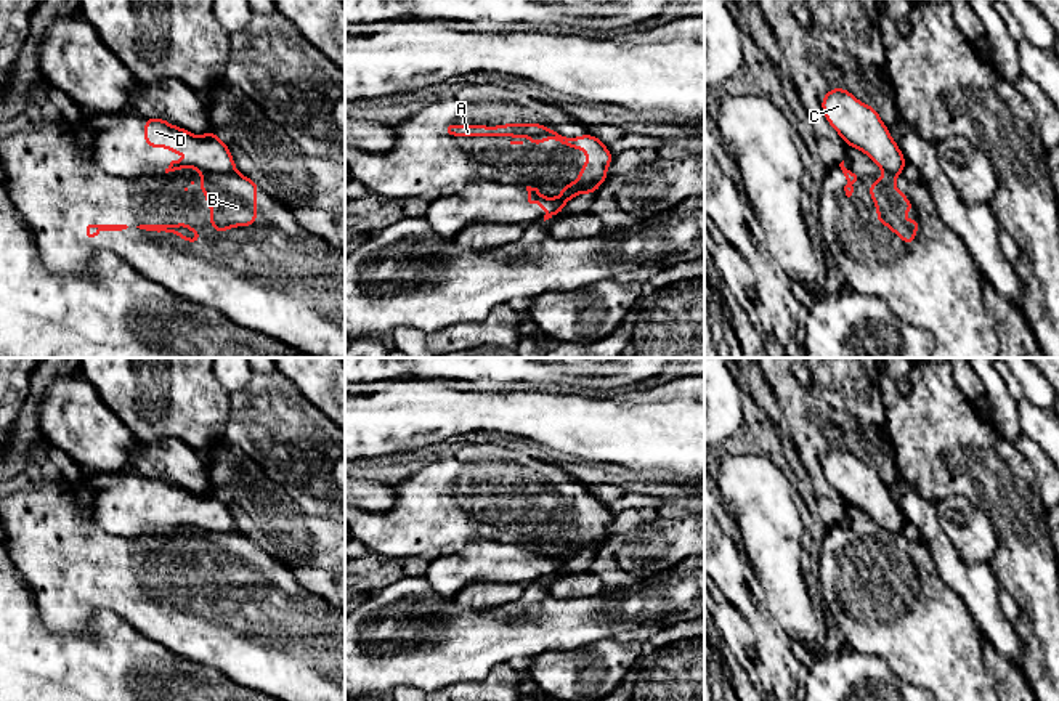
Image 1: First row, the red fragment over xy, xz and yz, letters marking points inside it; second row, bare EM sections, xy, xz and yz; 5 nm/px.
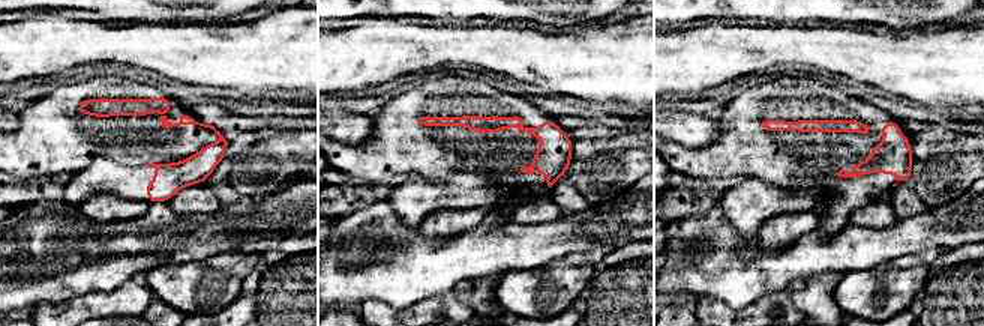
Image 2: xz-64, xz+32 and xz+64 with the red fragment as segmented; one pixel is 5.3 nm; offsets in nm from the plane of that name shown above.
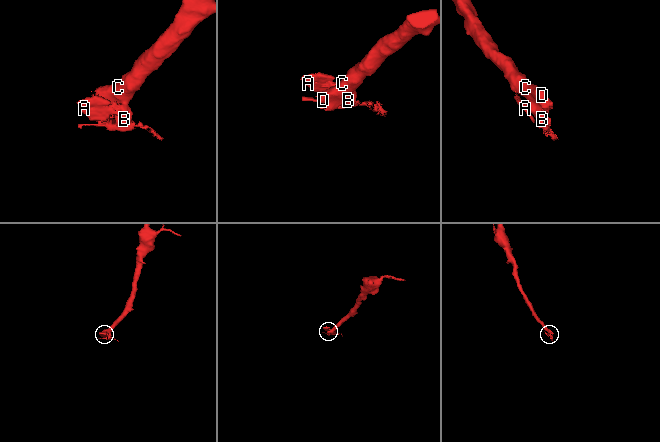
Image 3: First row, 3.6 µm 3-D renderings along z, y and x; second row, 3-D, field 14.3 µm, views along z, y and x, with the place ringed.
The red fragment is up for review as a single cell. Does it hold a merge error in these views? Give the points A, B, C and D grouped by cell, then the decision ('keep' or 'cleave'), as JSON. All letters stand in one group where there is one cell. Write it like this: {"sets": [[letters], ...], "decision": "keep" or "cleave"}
{"sets": [["A", "B"], ["C", "D"]], "decision": "cleave"}

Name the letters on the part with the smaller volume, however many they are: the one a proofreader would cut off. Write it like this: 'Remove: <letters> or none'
Remove: A, B

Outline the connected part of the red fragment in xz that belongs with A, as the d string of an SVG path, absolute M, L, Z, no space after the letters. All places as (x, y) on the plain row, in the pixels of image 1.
M544 483L449 484L448 492L454 496L531 496L531 507L546 499L555 499L562 505L586 510L587 521L581 525L581 534L570 544L560 544L560 547L586 544L592 549L592 557L595 557L595 549L607 541L607 526L615 520L615 513L607 509L600 497L589 492L578 497L563 496Z

